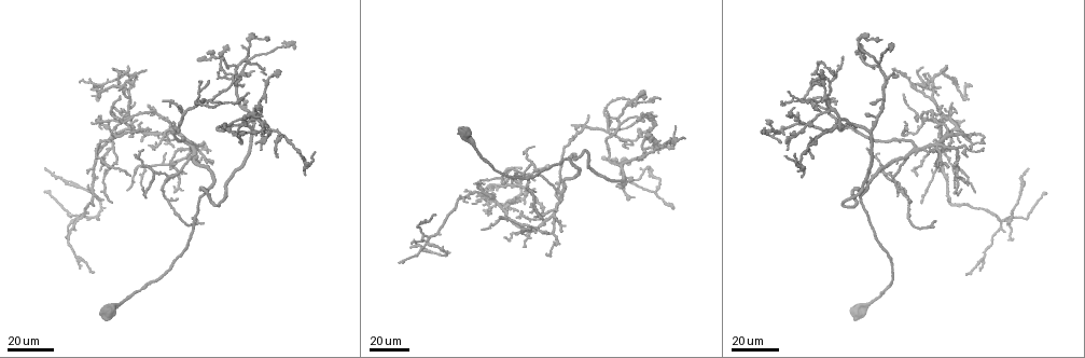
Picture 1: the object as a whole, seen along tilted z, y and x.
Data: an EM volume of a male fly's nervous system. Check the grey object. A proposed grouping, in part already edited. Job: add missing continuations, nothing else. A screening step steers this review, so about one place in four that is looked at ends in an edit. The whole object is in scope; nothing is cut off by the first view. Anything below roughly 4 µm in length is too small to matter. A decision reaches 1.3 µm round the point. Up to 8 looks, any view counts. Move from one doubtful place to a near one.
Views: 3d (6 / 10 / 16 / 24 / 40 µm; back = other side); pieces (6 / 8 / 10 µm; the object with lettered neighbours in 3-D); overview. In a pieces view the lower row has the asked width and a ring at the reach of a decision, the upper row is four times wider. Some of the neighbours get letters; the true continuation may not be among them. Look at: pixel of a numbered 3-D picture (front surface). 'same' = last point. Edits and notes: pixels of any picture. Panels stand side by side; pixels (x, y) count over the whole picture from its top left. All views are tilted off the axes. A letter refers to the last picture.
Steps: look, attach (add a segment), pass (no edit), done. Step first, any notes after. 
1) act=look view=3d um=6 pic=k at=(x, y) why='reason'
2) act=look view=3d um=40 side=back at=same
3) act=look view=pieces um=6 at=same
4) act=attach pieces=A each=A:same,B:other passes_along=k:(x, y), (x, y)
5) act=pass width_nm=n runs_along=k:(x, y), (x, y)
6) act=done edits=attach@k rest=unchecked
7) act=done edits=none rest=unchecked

act=look view=3d um=24 pic=1 at=(221, 102) why='free end'

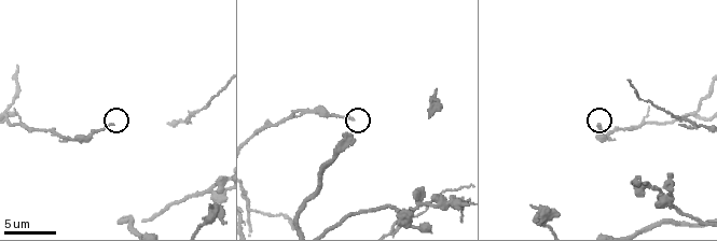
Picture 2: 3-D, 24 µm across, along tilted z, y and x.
act=look view=pieces um=6 pic=2 at=(600, 125)

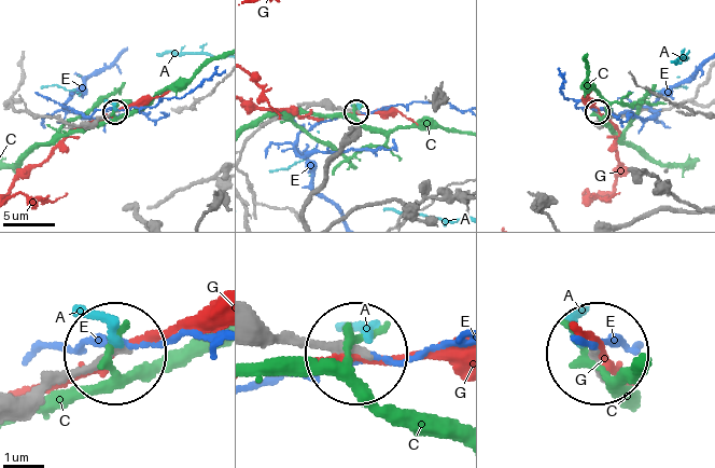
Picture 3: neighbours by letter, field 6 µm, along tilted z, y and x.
act=pass each=A:other,C:other,E:other,G:other found='none of them fits'

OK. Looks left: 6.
act=look view=3d um=24 pic=1 at=(126, 68) why='an open end'

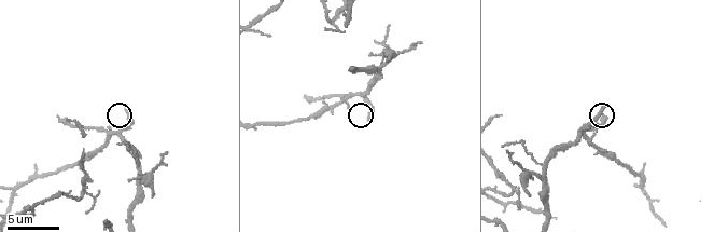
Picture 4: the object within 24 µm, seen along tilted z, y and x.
act=look view=pieces um=10 pic=4 at=(606, 105)

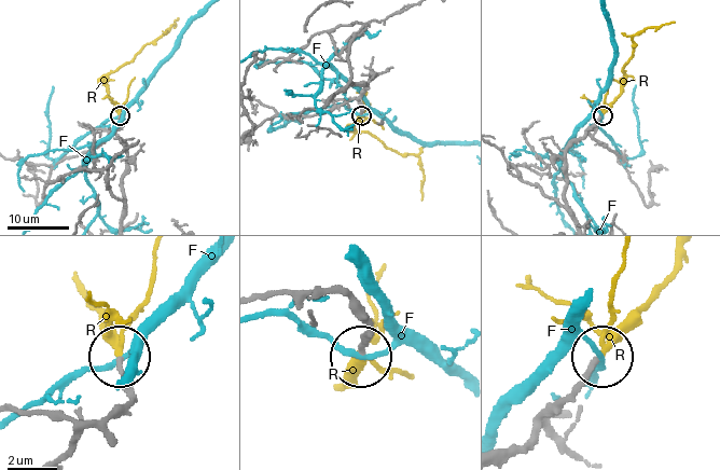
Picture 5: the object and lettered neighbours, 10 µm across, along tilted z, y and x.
act=attach pieces=R each=F:other,R:same found='it goes on there'

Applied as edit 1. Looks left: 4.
act=look view=overview

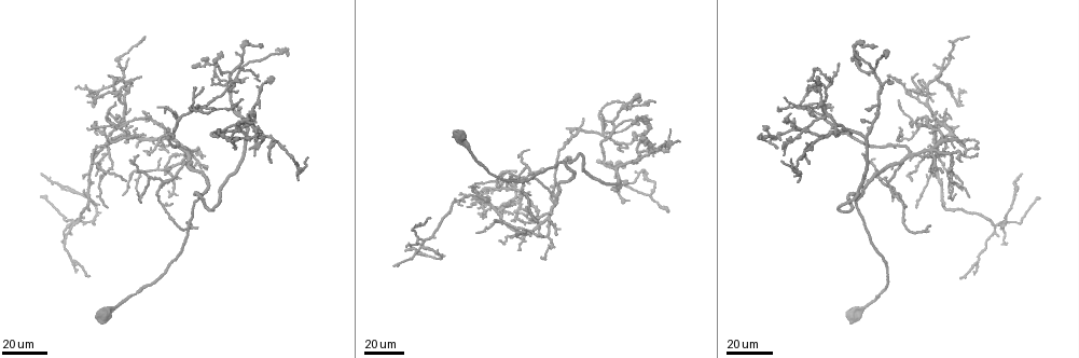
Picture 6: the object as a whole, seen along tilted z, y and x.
act=look view=3d um=40 pic=6 at=(247, 78) why='branch stops here'

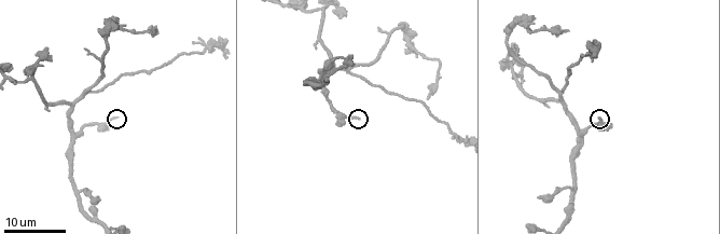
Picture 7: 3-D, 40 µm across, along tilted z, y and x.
act=look view=3d um=6 pic=7 at=(356, 116)

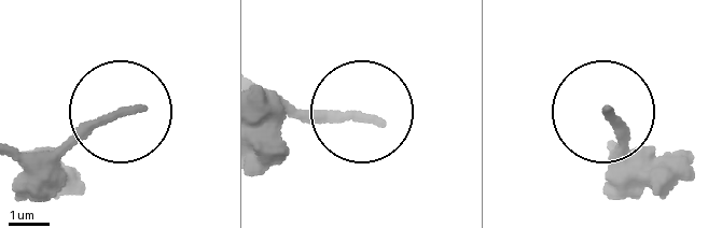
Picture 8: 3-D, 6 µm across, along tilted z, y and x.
act=look view=pieces um=8 pic=8 at=(380, 124)

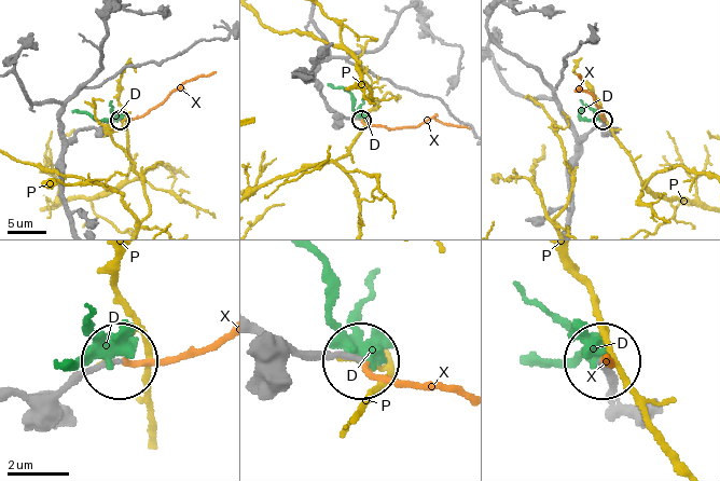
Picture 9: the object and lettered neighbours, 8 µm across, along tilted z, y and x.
act=attach pieces=X each=D:other,P:other,X:same passes_along=9:(39, 394), (61, 392), (116, 362), (197, 355), (220, 345) found='the cell continues'

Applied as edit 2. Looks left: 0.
act=done edits=attach@5,attach@9 rest=unchecked

